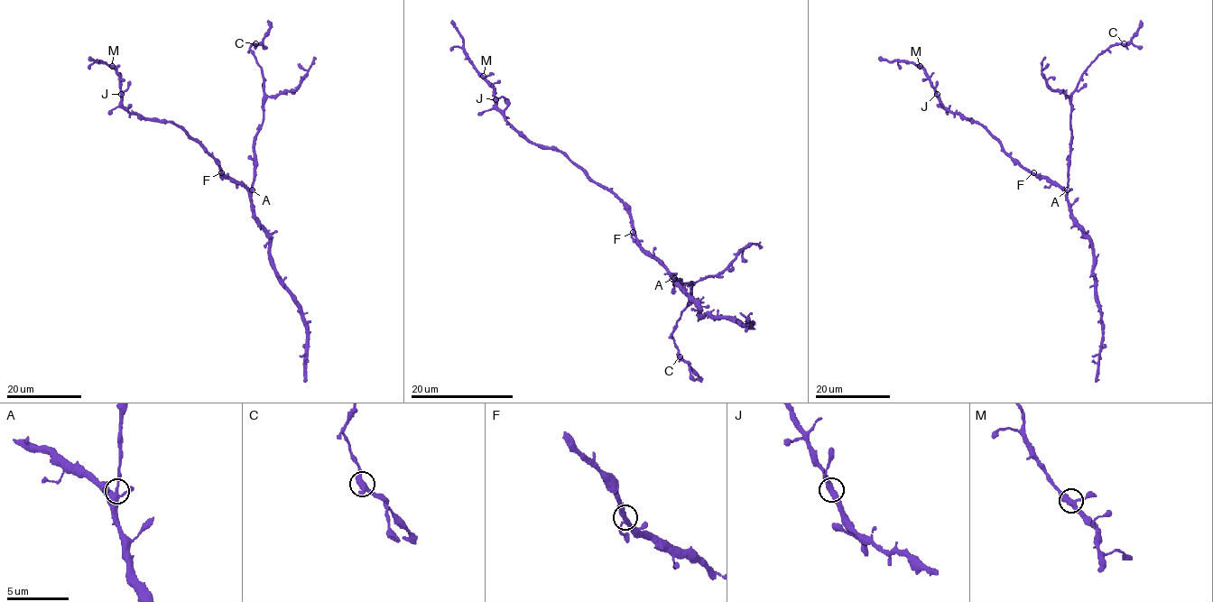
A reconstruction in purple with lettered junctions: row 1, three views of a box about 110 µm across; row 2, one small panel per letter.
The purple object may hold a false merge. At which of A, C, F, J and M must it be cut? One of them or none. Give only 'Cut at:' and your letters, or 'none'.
Cut at: none

